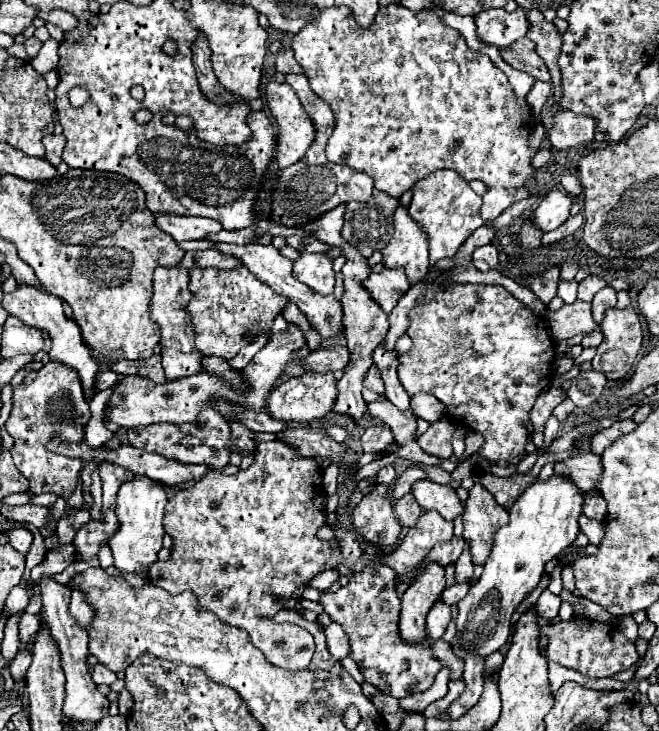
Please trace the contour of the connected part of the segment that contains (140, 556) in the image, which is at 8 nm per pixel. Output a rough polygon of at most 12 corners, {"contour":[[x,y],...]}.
{"contour":[[134,474],[118,490],[114,566],[144,574],[164,538],[166,486]]}

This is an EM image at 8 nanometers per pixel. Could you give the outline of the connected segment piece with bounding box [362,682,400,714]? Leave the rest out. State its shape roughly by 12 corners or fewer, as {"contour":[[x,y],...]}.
{"contour":[[362,684],[364,694],[382,714],[400,714],[398,698]]}

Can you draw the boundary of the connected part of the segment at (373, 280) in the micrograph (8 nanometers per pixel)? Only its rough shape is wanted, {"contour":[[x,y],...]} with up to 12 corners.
{"contour":[[404,270],[372,272],[364,286],[390,314],[410,288]]}

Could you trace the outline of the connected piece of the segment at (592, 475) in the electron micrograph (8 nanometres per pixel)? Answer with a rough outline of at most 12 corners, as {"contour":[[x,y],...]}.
{"contour":[[582,454],[554,466],[584,490],[598,490],[602,458]]}

